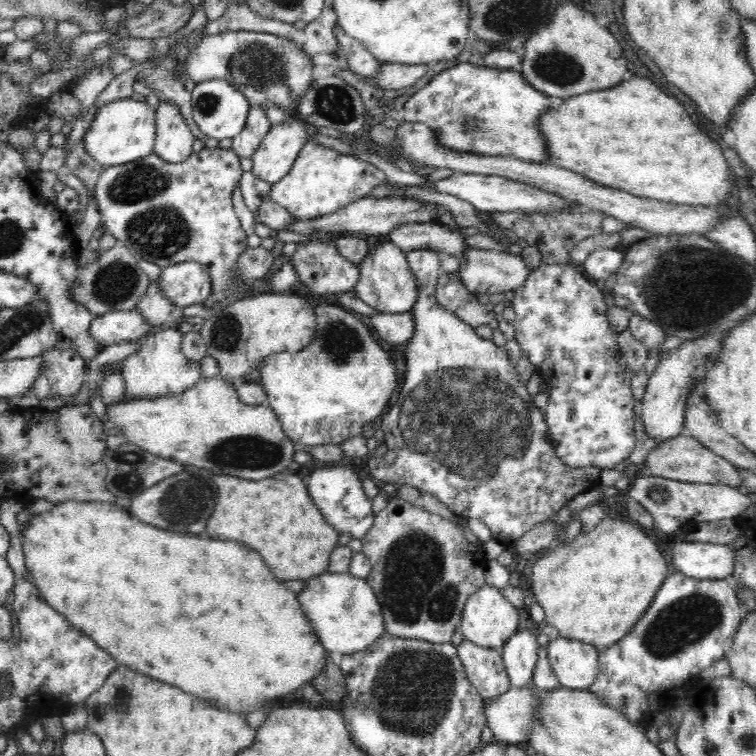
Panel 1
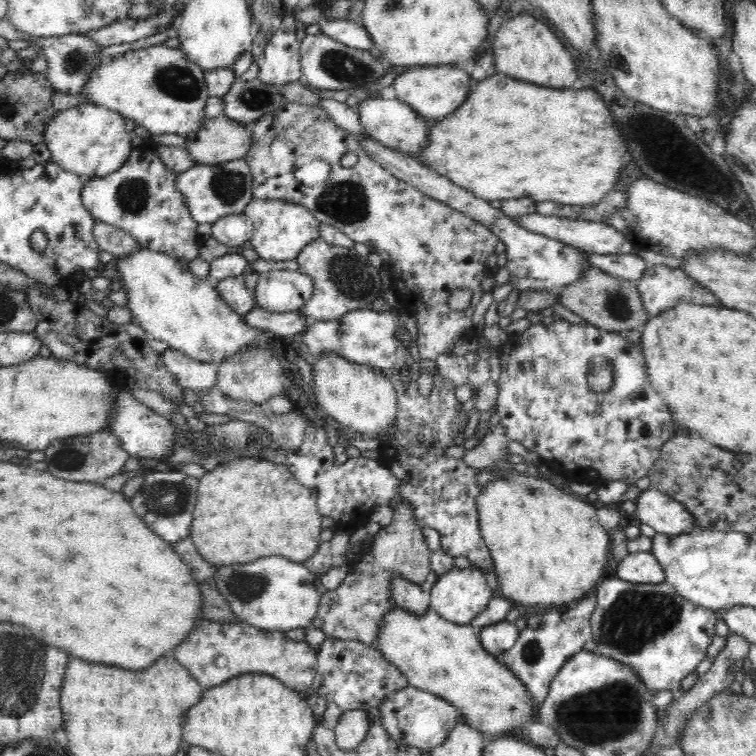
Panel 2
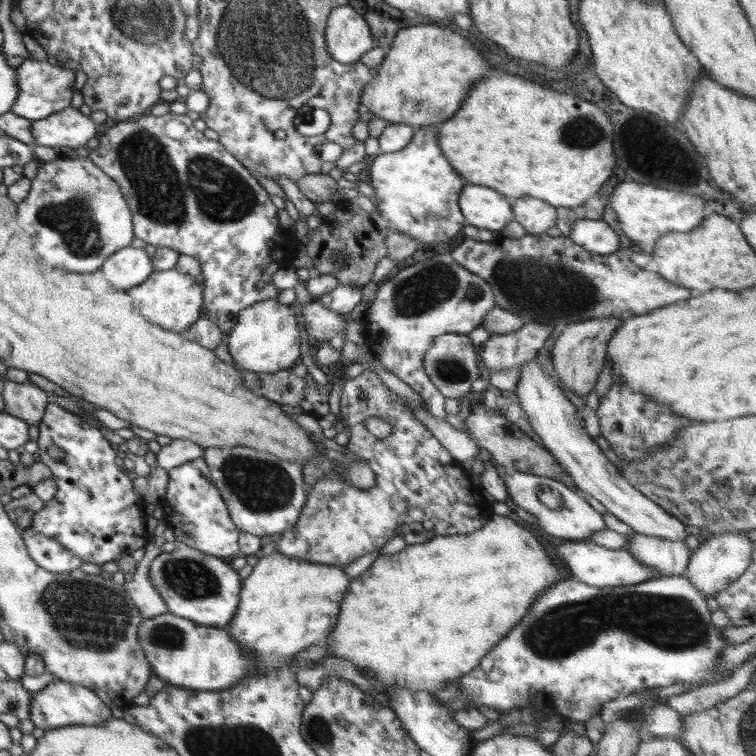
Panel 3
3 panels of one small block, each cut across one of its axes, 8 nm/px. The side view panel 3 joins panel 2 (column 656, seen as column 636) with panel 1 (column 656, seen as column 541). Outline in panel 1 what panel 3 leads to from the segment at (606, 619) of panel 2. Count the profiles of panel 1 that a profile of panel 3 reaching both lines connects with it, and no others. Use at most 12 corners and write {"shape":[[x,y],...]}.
{"shape":[[672,570],[586,690],[638,722],[697,683],[746,616],[728,579]]}

